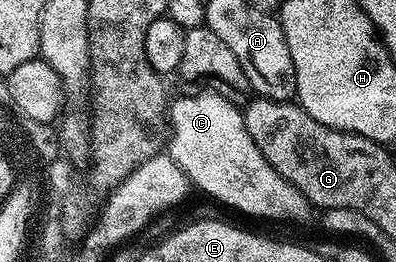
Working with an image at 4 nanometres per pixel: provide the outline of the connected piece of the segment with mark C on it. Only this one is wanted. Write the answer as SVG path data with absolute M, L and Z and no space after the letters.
M205 92L209 94L189 94L186 98L177 98L168 103L167 106L167 153L175 164L179 164L179 168L189 177L190 183L194 187L197 186L205 194L210 194L217 202L222 202L225 206L230 206L233 210L238 210L241 214L250 214L253 218L301 218L305 212L310 211L309 201L298 192L298 190L287 180L283 180L275 168L271 168L271 164L267 164L267 160L259 152L259 148L255 148L255 144L251 140L251 136L245 127L245 115L242 107L238 103L227 100L223 96L219 96L215 92Z

